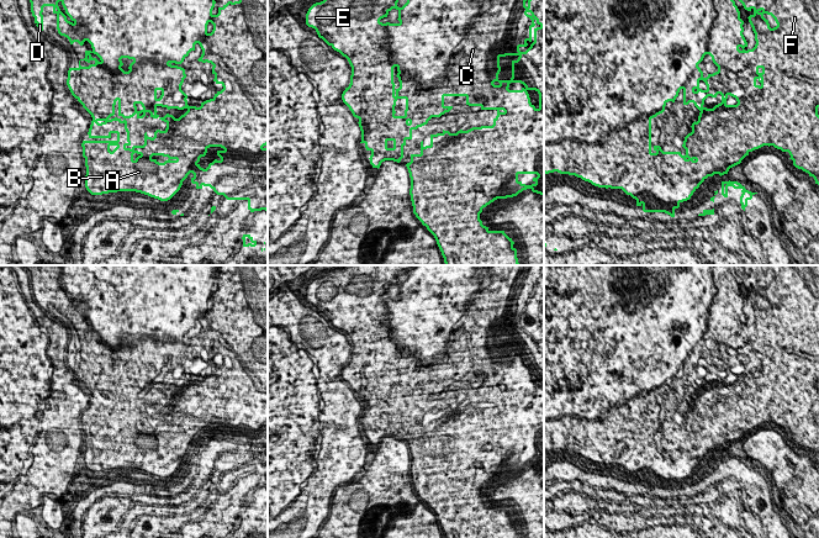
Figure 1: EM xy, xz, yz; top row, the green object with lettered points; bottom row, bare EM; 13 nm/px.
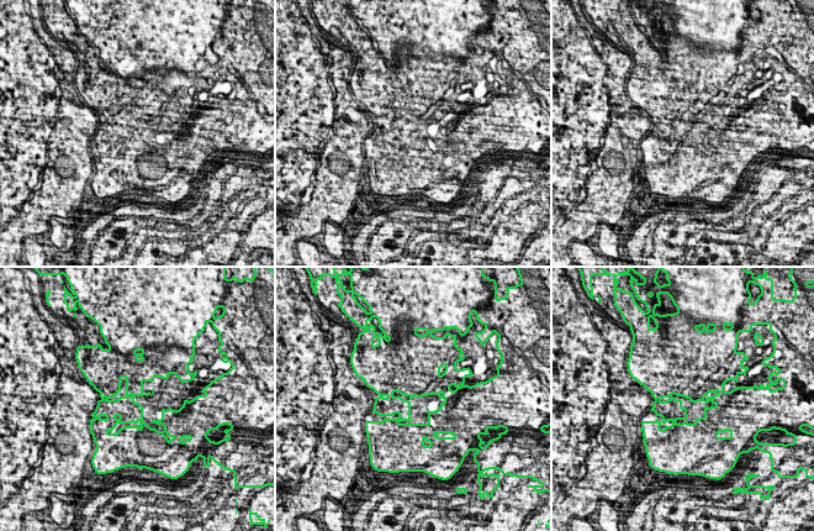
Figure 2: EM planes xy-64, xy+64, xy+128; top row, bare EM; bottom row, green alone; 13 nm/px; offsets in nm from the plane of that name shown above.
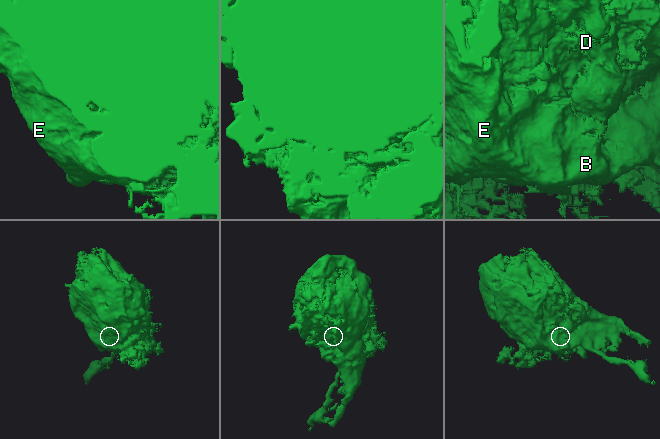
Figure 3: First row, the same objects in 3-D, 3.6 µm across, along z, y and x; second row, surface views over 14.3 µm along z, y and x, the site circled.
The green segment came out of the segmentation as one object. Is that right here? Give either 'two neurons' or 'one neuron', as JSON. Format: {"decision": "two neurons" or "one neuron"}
{"decision": "one neuron"}

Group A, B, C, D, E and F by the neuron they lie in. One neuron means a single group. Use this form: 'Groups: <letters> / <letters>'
Groups: A B C D E F

